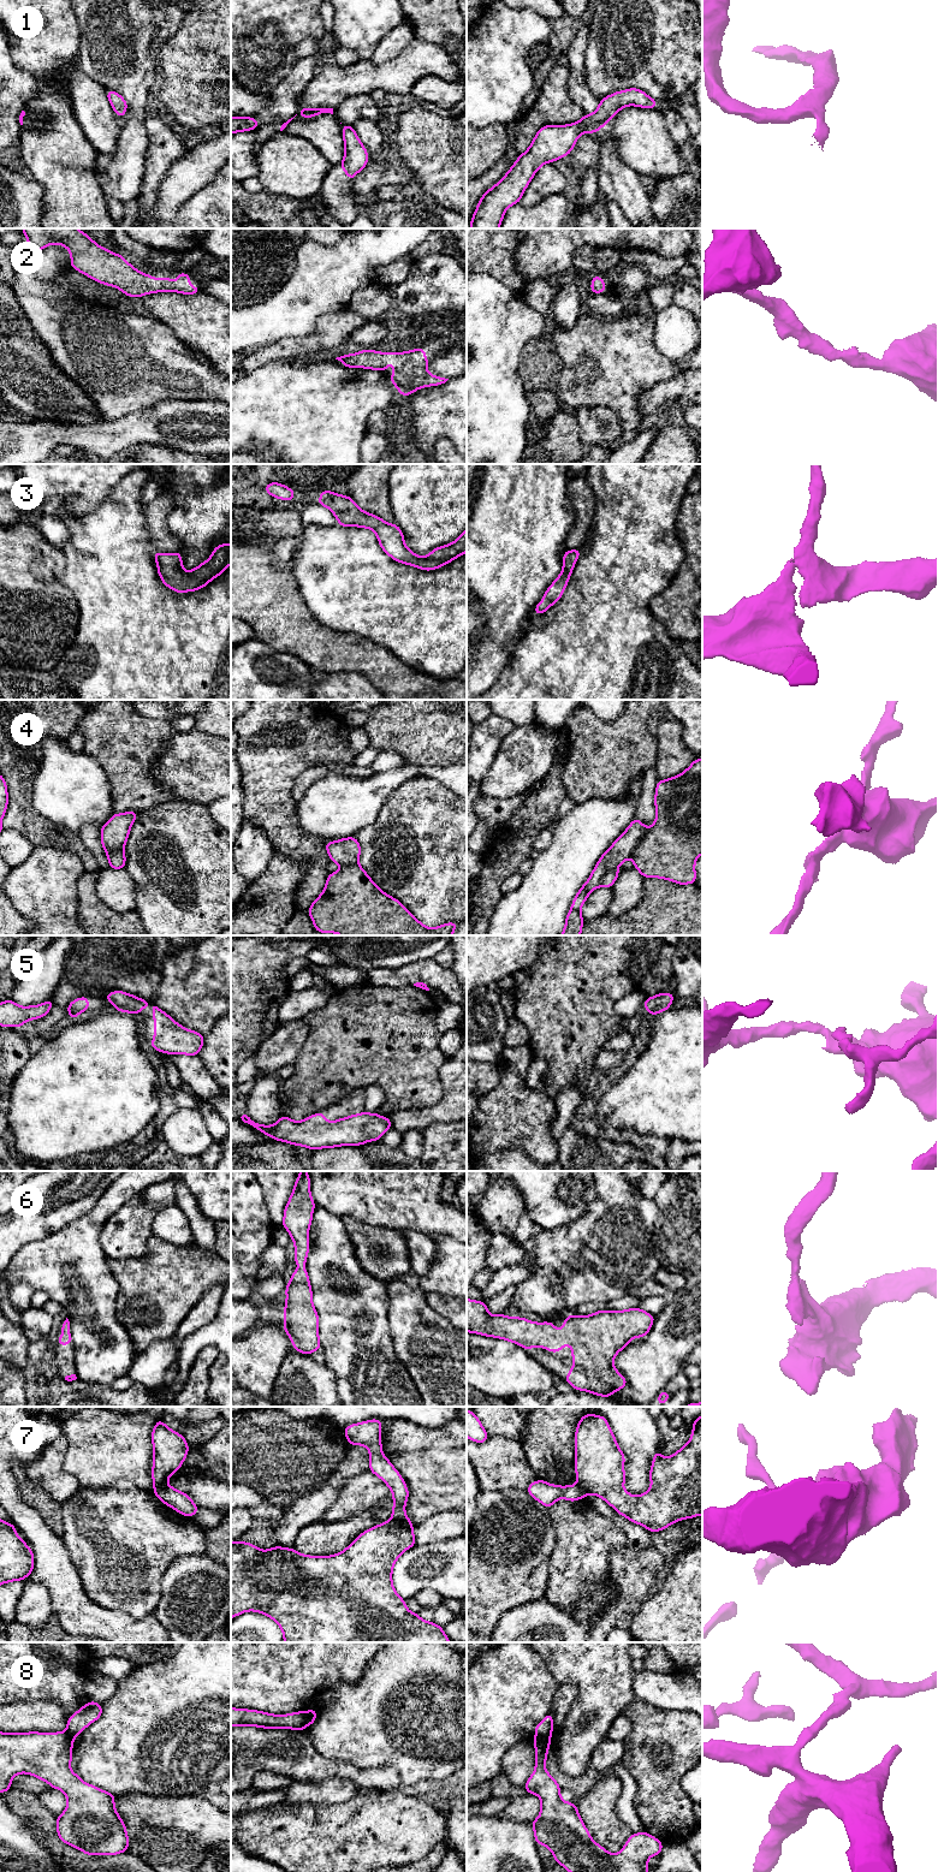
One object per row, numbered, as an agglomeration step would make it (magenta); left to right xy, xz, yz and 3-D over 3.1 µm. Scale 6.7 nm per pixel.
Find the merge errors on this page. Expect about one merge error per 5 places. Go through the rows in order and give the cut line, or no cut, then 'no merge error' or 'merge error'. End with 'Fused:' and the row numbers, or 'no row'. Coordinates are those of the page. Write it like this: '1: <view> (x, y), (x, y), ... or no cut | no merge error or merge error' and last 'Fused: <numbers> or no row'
1: no cut | no merge error
2: no cut | no merge error
3: no cut | no merge error
4: no cut | no merge error
5: no cut | no merge error
6: no cut | no merge error
7: xz (391, 1519), (411, 1527) | merge error
8: yz (550, 1735), (535, 1737) | merge error
Fused: 7, 8

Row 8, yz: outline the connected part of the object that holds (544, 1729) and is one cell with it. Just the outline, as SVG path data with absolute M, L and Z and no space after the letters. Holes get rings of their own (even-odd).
M550 1712L536 1727L535 1737L548 1737L553 1733L553 1713Z

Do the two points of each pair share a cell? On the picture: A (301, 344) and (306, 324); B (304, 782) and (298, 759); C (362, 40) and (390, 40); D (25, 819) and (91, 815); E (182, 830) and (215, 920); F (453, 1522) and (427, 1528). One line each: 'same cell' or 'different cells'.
A: different cells
B: different cells
C: different cells
D: different cells
E: same cell
F: same cell

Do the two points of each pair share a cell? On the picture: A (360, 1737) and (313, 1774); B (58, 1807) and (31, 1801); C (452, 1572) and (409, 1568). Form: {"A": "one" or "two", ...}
{"A": "two", "B": "two", "C": "one"}

